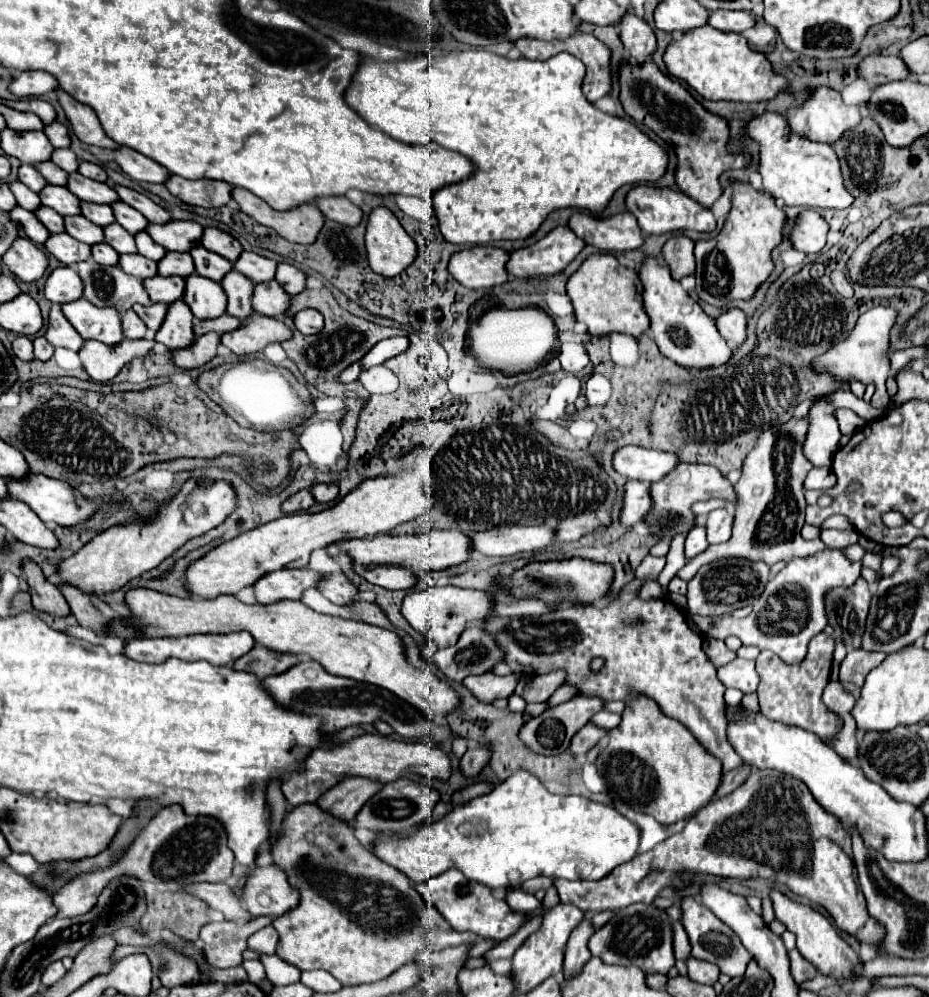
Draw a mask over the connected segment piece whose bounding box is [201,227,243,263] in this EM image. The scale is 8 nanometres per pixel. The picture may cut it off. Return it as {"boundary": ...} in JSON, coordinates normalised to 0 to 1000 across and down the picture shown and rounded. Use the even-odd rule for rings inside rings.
{"boundary":[[[221,228],[219,230],[219,238],[216,238],[216,246],[229,254],[236,254],[238,258],[247,260],[249,264],[255,260],[255,256],[262,252],[262,248],[255,244],[253,238],[249,238],[247,234],[234,230],[234,228]]]}

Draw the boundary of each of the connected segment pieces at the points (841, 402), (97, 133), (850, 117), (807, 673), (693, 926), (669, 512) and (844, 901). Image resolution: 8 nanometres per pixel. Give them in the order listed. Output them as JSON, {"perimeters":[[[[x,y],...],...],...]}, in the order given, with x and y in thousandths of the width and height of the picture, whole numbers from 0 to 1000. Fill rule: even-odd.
{"perimeters":[[[[901,392],[897,396],[897,400],[877,402],[871,410],[871,432],[869,432],[867,444],[864,444],[864,456],[867,456],[867,460],[871,460],[871,464],[875,464],[875,468],[892,468],[895,462],[897,462],[897,456],[901,452],[901,444],[903,444],[903,438],[905,438],[903,426],[901,426],[901,420],[899,420],[897,414],[905,408],[912,408],[912,410],[919,408],[919,413],[933,423],[941,422],[944,418],[955,414],[955,410],[940,410],[936,404],[931,404],[929,400],[922,400],[916,392]]],[[[59,89],[59,93],[61,93],[61,99],[64,99],[74,123],[76,123],[79,133],[89,143],[104,145],[104,147],[111,147],[111,149],[124,149],[126,147],[126,143],[113,135],[102,111],[96,105],[89,105],[89,103],[81,101],[68,89]]],[[[879,87],[871,91],[871,97],[867,99],[864,105],[851,107],[845,113],[845,121],[849,123],[849,129],[862,137],[869,137],[873,141],[884,141],[884,143],[897,143],[905,137],[907,131],[920,127],[925,123],[927,115],[922,107],[914,107],[907,103],[905,95],[892,87]]],[[[882,635],[871,643],[871,653],[862,665],[851,667],[841,663],[830,653],[819,653],[815,659],[815,675],[819,679],[815,699],[819,713],[828,721],[860,727],[867,733],[882,737],[886,743],[901,737],[901,733],[905,733],[905,721],[901,721],[901,717],[897,717],[897,713],[892,713],[884,701],[886,691],[892,683],[895,663],[897,663],[897,639],[890,639],[888,635]]],[[[744,898],[733,900],[733,926],[742,938],[744,958],[748,962],[757,962],[757,964],[765,964],[765,966],[774,968],[776,976],[780,976],[785,980],[793,980],[793,978],[802,976],[802,970],[808,964],[808,958],[802,954],[798,944],[793,942],[793,938],[780,926],[776,926],[776,922],[772,922],[759,908],[750,906]]],[[[731,464],[720,476],[716,476],[712,482],[701,486],[701,513],[694,517],[692,525],[699,529],[701,535],[709,537],[716,543],[722,543],[727,537],[737,535],[748,529],[750,517],[746,515],[746,505],[761,503],[761,501],[783,501],[791,507],[791,492],[789,486],[765,466],[750,466],[750,464]]],[[[815,773],[813,777],[806,777],[806,781],[793,789],[793,793],[785,795],[778,801],[772,801],[757,809],[733,836],[722,838],[714,846],[709,846],[705,852],[686,858],[677,866],[671,866],[668,870],[662,870],[660,876],[651,878],[651,882],[645,884],[608,884],[608,882],[595,882],[597,892],[604,900],[604,906],[612,906],[623,910],[628,916],[640,916],[649,912],[664,914],[666,910],[675,910],[681,906],[701,906],[712,890],[718,888],[735,888],[742,886],[744,880],[731,880],[729,876],[742,874],[742,876],[765,876],[776,880],[821,880],[830,882],[834,886],[845,886],[854,896],[869,900],[871,904],[886,908],[901,930],[914,938],[918,938],[925,946],[933,946],[942,950],[948,956],[948,942],[953,942],[953,930],[944,926],[933,910],[927,896],[922,896],[922,886],[918,880],[918,862],[916,862],[916,838],[888,813],[873,797],[873,793],[867,789],[867,785],[843,779],[841,783],[845,789],[828,789],[821,787],[821,773]]]]}

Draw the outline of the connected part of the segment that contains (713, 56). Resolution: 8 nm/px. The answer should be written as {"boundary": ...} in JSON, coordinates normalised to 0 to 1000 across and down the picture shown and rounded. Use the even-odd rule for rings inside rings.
{"boundary":[[[765,25],[737,31],[733,39],[724,39],[714,55],[718,71],[733,79],[740,87],[748,89],[759,99],[780,101],[823,101],[832,99],[839,89],[845,87],[845,79],[830,71],[830,63],[817,51],[804,45],[804,39],[795,33],[778,33]]]}

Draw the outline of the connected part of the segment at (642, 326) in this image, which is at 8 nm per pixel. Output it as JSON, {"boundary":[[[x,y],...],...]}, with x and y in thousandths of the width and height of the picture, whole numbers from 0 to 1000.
{"boundary":[[[658,254],[634,256],[610,280],[610,296],[615,298],[619,320],[630,324],[636,336],[656,336],[658,332],[668,332],[686,338],[699,330],[699,318],[690,306],[690,284],[686,272],[666,266]]]}

